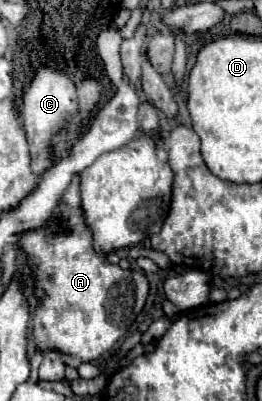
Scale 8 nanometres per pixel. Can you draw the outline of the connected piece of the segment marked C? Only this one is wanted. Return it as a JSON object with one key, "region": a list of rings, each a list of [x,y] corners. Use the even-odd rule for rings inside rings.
{"region":[[[41,65],[31,83],[23,89],[23,107],[21,107],[21,119],[25,123],[25,131],[27,131],[27,139],[29,139],[29,149],[31,149],[31,157],[33,157],[33,171],[35,173],[43,173],[47,171],[53,161],[51,161],[51,147],[49,147],[49,139],[51,135],[61,129],[67,121],[69,115],[75,113],[77,109],[77,101],[75,101],[75,85],[71,83],[71,77],[67,75],[67,71],[61,71],[59,67],[53,65]]]}

